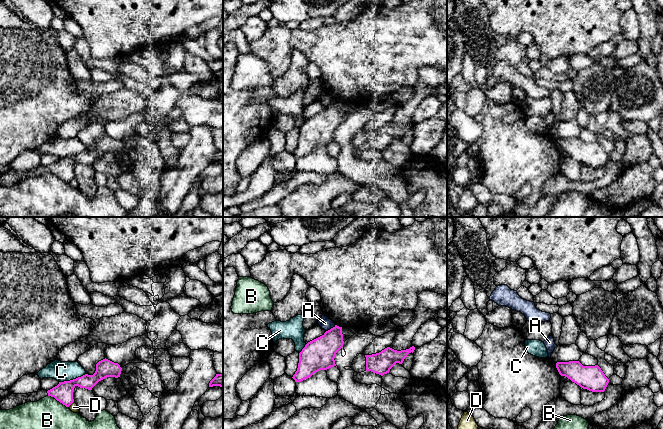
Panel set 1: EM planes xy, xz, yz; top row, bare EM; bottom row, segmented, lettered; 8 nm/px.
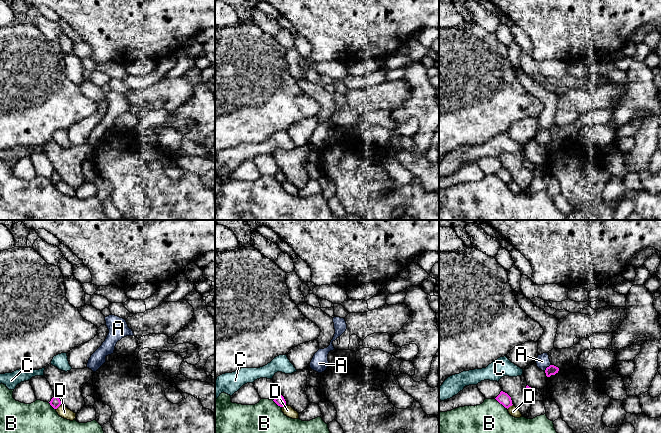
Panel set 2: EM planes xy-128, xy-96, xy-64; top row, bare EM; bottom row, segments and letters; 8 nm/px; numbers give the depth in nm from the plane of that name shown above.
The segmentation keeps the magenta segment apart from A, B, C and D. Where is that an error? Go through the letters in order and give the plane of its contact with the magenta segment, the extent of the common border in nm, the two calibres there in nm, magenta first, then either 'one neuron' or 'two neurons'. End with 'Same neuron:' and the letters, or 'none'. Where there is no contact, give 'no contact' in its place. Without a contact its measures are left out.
A: xz | 90 nm | 260/100 nm | two neurons
B: xy | 190 nm | 160/400 nm | two neurons
C: xy | 220 nm | 160/160 nm | two neurons
D: xy | 60 nm | 160/70 nm | two neurons
Same neuron: none

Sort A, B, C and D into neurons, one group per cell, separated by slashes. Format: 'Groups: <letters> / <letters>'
Groups: A B / C / D

